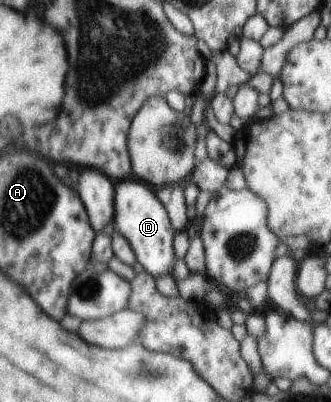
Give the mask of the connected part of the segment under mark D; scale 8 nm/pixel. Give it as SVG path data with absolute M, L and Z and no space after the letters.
M134 180L114 181L114 223L116 232L120 236L125 236L130 244L130 248L142 264L143 268L156 278L168 276L174 270L174 247L172 244L174 238L173 224L170 224L170 214L166 206L156 194L152 192L150 186Z

